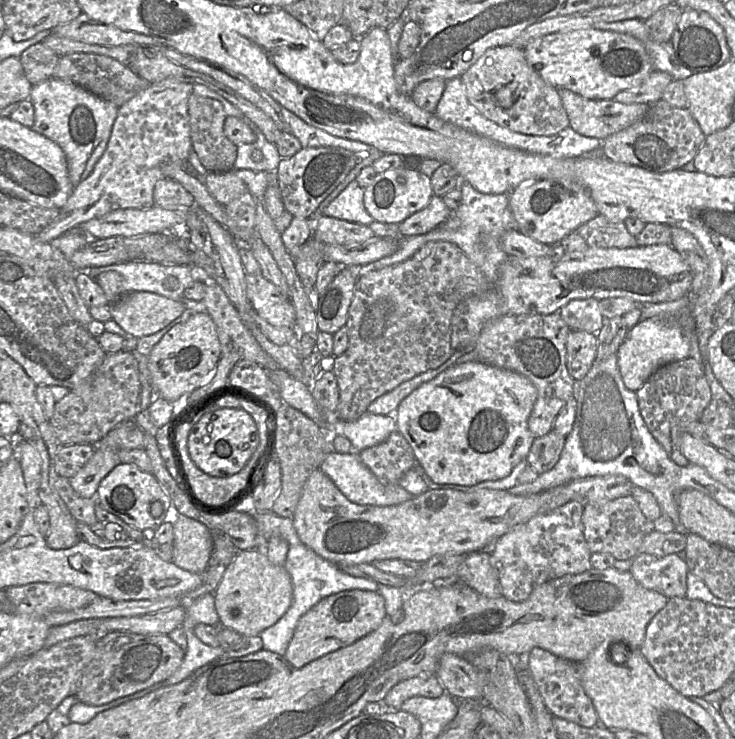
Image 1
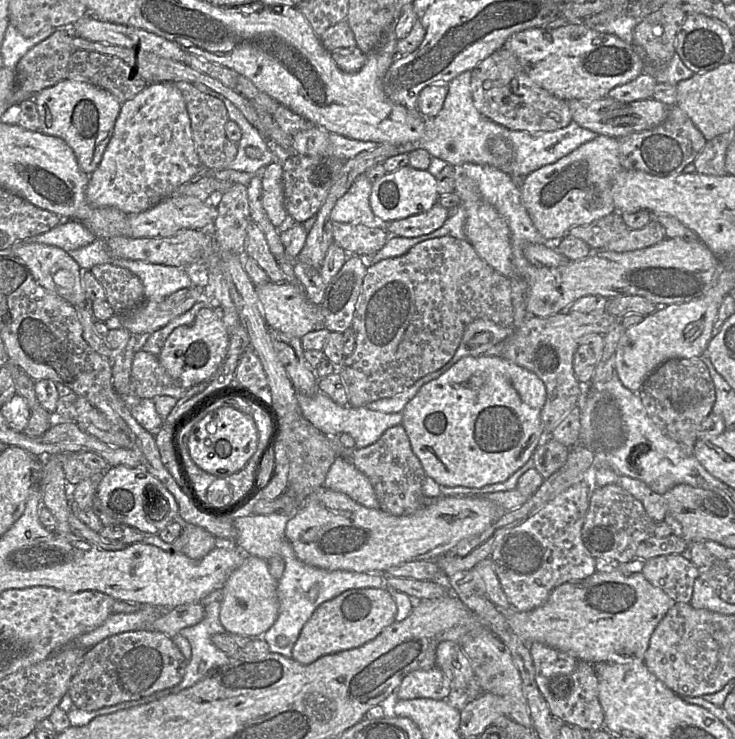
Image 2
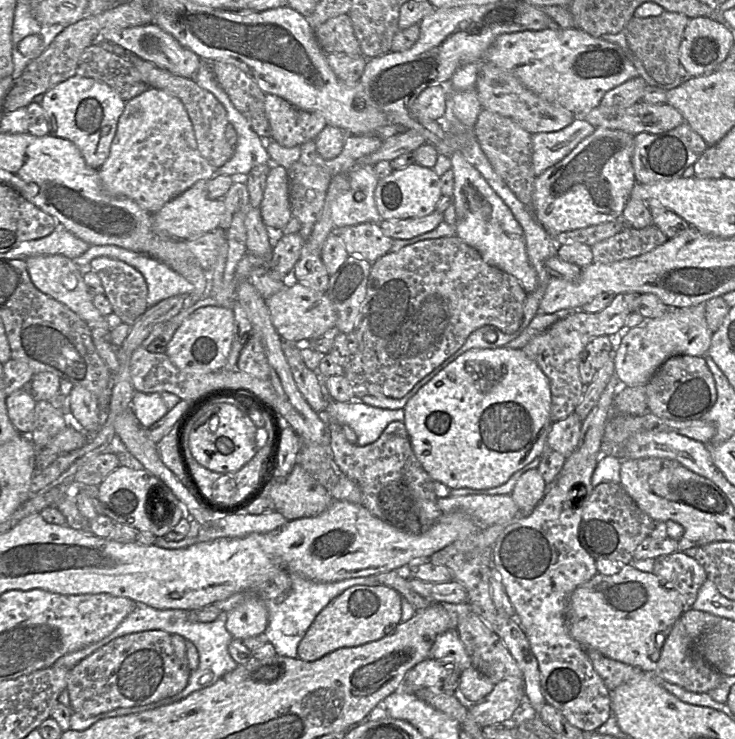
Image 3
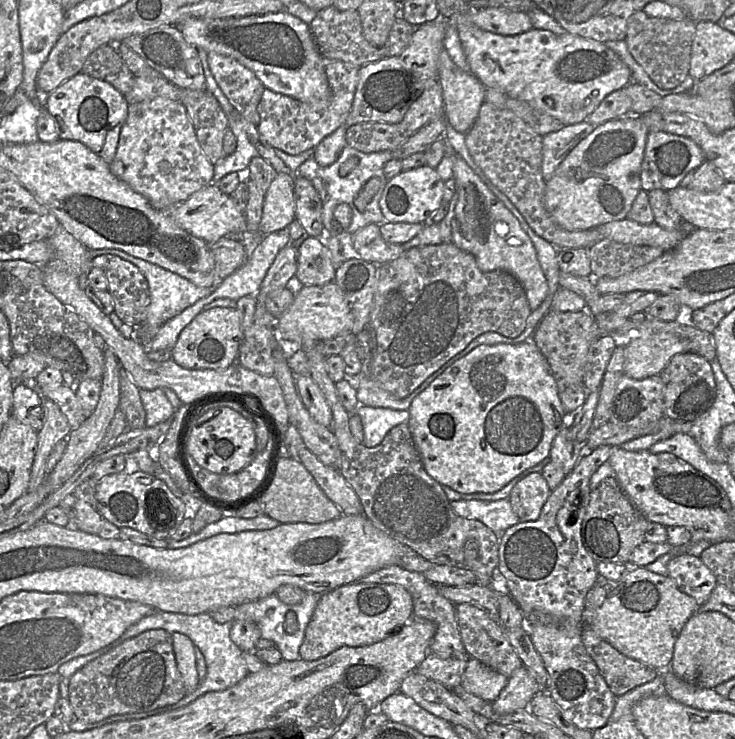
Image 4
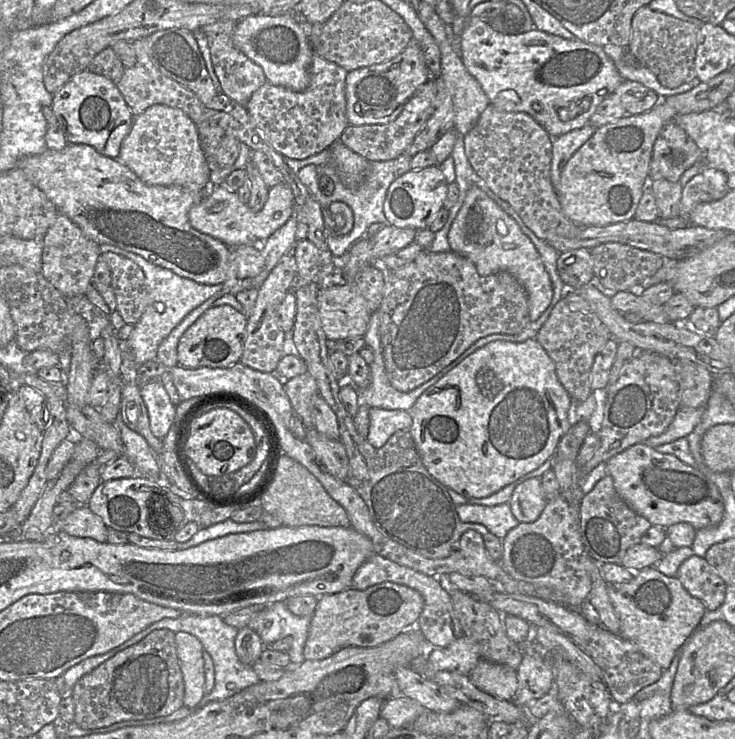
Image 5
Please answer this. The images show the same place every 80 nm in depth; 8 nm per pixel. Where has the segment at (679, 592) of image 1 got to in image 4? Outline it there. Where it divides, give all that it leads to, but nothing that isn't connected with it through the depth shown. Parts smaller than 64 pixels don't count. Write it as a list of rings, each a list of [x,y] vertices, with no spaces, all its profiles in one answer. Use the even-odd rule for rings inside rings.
[[[681,554],[668,563],[668,576],[685,594],[693,597],[698,606],[704,604],[717,585],[717,579],[700,557]]]

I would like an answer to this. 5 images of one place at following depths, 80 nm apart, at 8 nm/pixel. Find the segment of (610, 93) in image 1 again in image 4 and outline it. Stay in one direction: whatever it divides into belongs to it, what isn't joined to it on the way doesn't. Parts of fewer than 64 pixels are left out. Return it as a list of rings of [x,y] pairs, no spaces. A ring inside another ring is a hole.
[[[471,12],[470,13],[459,13],[454,14],[447,19],[448,23],[454,23],[458,29],[459,39],[463,47],[470,73],[475,75],[485,88],[493,88],[502,93],[505,93],[511,98],[525,101],[534,109],[552,116],[559,120],[564,126],[577,124],[587,120],[590,114],[598,107],[601,101],[610,93],[626,87],[631,80],[631,71],[629,67],[621,60],[621,58],[611,49],[609,49],[604,43],[595,41],[593,39],[583,38],[578,35],[571,34],[569,32],[563,35],[556,35],[548,30],[540,30],[532,28],[531,30],[513,36],[499,35],[492,32],[484,31],[477,27],[471,21]]]

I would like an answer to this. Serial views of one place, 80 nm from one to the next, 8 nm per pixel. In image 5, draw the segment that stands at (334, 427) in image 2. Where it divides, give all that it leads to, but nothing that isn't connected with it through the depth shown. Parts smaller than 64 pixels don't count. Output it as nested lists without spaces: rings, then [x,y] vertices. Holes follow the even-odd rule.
[[[369,409],[369,433],[367,440],[375,448],[383,447],[389,438],[399,430],[410,431],[413,418],[410,411]]]

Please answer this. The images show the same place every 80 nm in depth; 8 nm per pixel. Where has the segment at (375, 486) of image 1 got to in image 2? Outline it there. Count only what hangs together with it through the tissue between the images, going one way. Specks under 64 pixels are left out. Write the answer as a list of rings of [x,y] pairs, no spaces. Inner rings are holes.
[[[336,457],[326,475],[324,487],[346,494],[364,507],[379,509],[370,480],[344,457]]]

